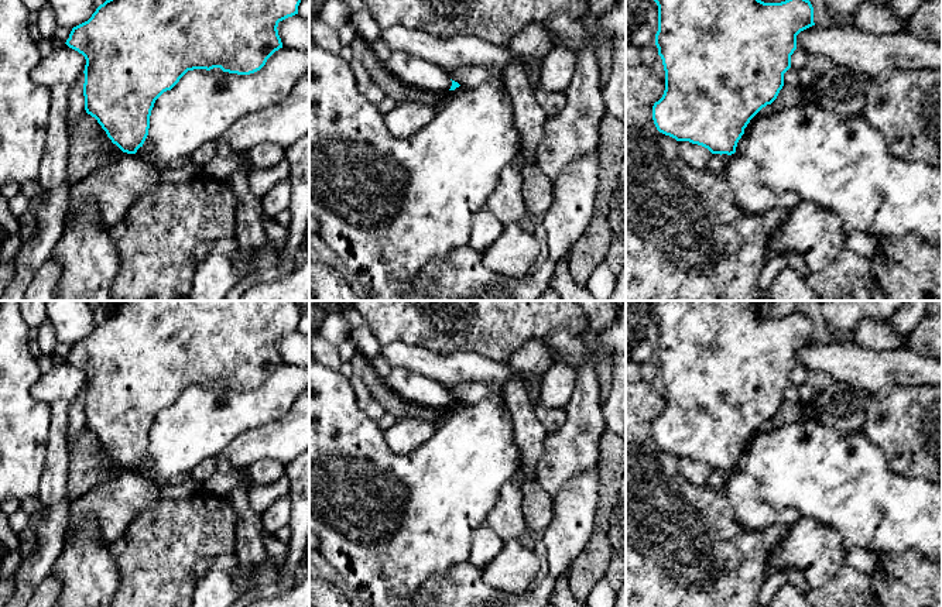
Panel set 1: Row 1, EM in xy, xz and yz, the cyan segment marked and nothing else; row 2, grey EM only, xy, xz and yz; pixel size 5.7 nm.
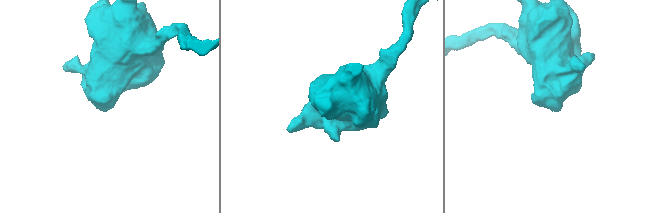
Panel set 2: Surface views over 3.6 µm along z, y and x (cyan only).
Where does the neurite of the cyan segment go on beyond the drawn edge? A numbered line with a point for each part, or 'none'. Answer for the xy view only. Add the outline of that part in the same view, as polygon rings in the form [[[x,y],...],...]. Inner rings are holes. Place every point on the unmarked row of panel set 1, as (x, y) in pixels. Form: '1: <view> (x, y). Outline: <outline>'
none

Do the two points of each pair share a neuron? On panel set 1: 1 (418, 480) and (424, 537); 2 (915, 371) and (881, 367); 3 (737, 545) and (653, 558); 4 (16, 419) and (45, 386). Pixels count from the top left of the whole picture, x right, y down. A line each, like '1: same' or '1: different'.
1: same
2: same
3: same
4: different

